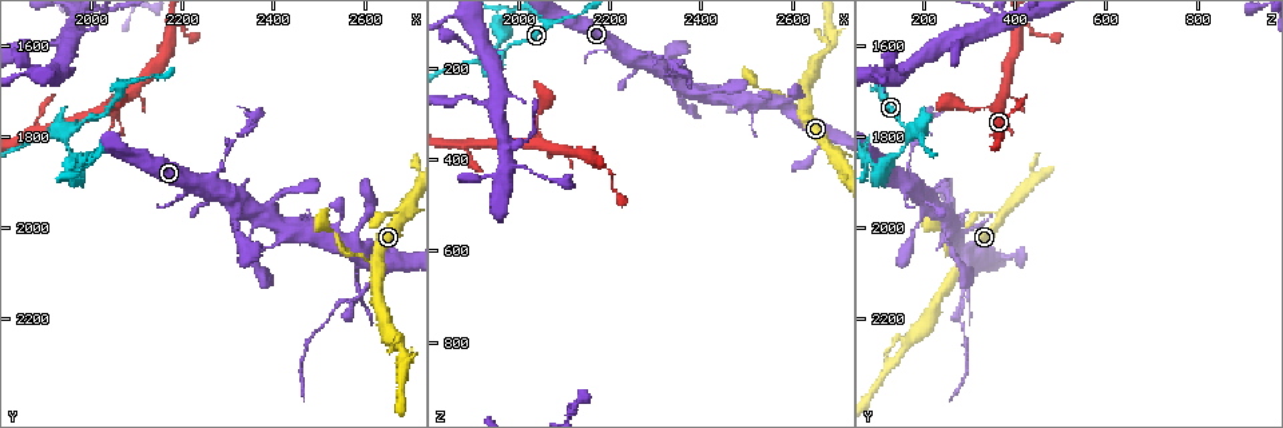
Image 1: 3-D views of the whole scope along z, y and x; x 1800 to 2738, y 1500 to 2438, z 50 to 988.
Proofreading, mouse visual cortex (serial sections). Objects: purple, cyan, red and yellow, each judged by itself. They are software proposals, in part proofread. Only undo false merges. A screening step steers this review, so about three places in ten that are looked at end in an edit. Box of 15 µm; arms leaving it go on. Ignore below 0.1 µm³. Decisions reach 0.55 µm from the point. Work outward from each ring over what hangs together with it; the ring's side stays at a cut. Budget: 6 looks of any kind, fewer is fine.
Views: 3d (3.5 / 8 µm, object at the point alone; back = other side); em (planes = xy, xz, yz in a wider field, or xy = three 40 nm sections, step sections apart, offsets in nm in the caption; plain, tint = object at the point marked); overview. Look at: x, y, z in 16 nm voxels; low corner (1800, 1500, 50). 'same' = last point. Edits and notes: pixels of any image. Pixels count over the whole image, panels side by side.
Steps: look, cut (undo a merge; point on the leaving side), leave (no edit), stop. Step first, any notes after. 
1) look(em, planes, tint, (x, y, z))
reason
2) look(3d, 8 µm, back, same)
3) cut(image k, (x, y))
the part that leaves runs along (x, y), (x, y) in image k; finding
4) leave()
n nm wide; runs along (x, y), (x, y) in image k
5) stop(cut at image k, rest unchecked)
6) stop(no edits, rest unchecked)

look(3d, 8 µm, (2265, 1895, 170))
a fork

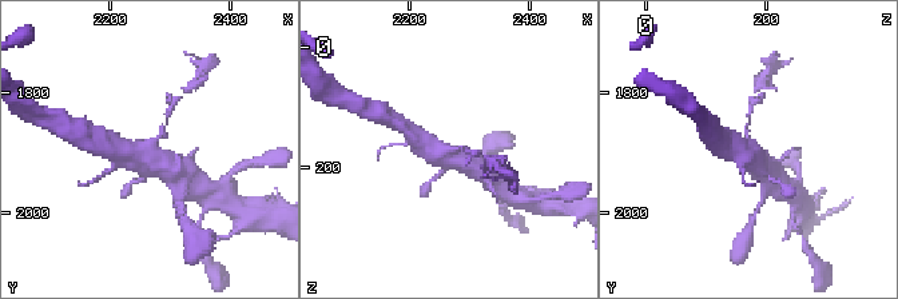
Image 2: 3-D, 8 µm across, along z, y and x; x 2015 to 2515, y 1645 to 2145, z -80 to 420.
look(3d, 3.5 µm, (2265, 1890, 170))
closer look

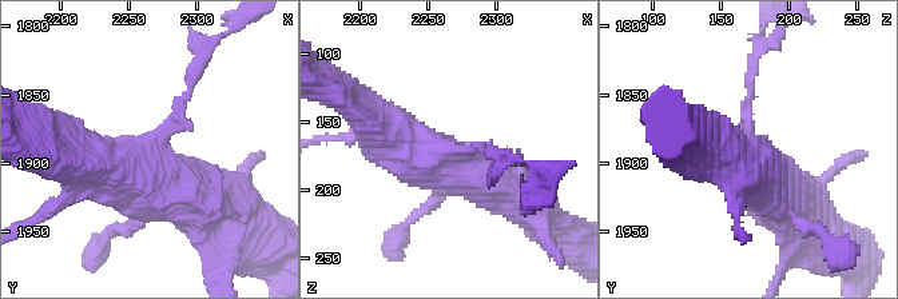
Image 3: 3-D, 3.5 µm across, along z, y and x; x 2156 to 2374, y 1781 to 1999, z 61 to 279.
look(em, xy, step 2, tint, (2262, 1888, 170))
shape alone is not enough

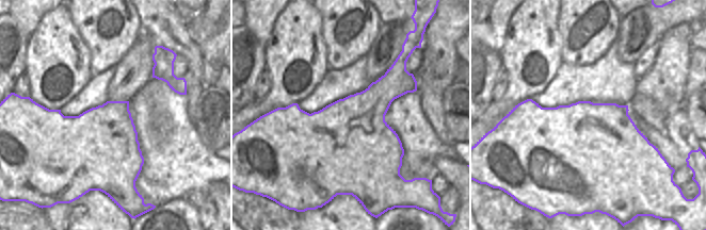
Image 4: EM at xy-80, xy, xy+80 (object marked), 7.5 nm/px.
leave()
700 nm wide; runs along (369, 116), (417, 158), (516, 199) in image 3; one cell here

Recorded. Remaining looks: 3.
look(3d, 3.5 µm, (1955, 1790, 170))
narrows sharply

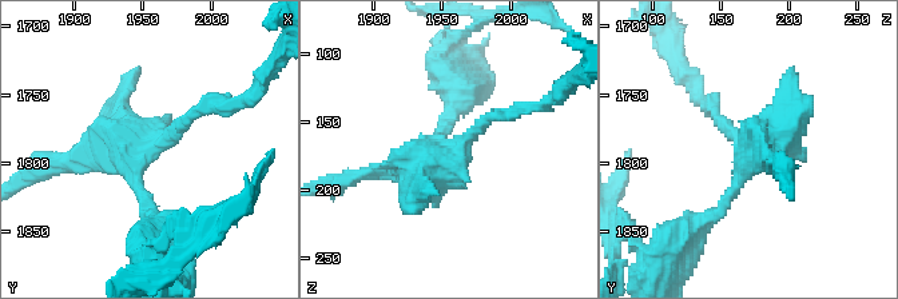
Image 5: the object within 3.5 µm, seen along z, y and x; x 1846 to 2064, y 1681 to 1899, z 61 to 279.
look(em, xy, step 2, tint, (1952, 1788, 174))
shape alone is not enough

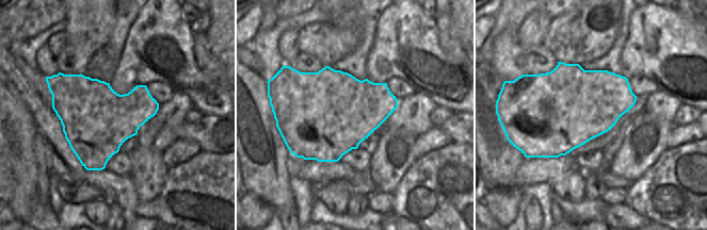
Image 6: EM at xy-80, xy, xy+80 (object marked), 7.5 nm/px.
leave()
650 nm wide; runs along (210, 107), (136, 156), (148, 214) in image 5; one cell here

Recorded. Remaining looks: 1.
look(3d, 3.5 µm, (2660, 2070, 340))

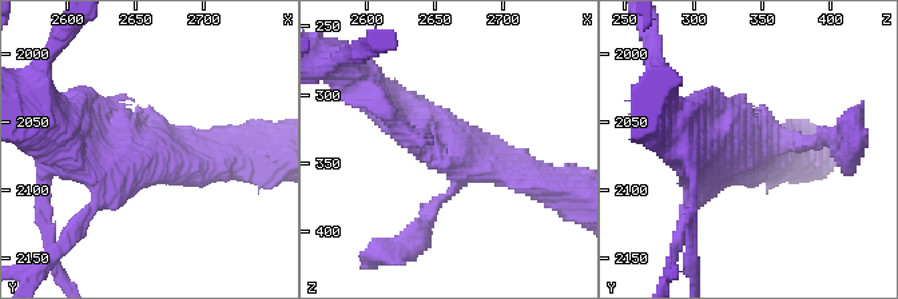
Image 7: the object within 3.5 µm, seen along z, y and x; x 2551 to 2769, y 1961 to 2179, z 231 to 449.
leave()
runs along (374, 96), (456, 154), (539, 182) in image 7; one cell here

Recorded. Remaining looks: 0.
stop(no edits, rest unchecked)

